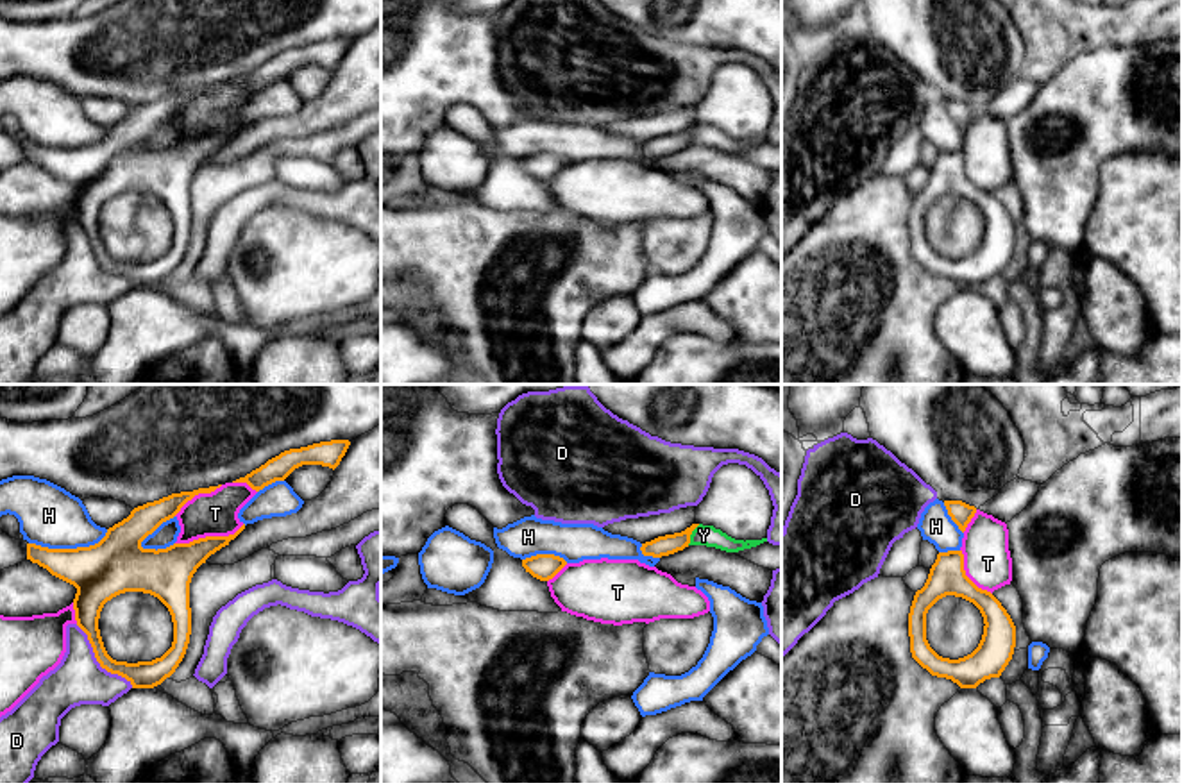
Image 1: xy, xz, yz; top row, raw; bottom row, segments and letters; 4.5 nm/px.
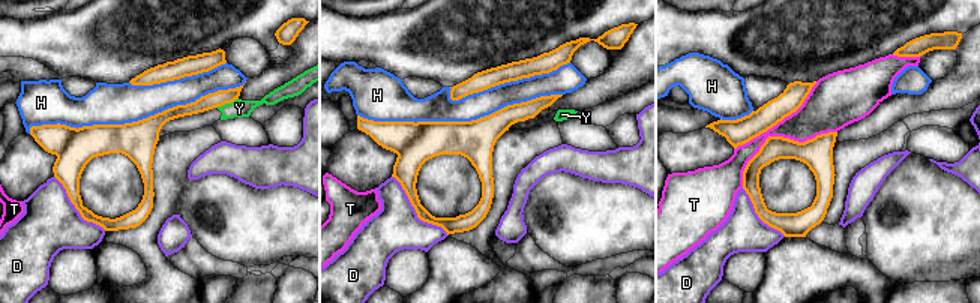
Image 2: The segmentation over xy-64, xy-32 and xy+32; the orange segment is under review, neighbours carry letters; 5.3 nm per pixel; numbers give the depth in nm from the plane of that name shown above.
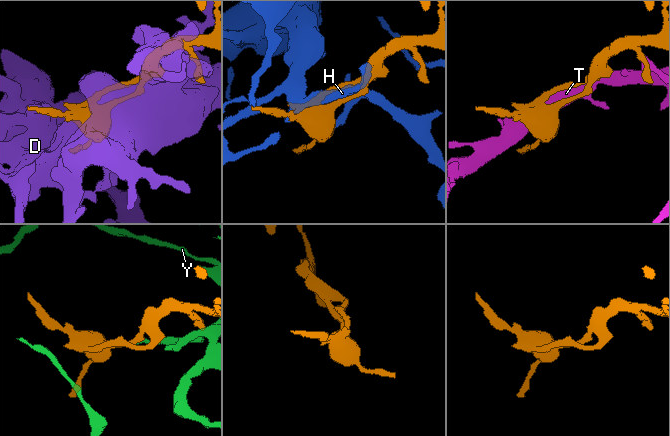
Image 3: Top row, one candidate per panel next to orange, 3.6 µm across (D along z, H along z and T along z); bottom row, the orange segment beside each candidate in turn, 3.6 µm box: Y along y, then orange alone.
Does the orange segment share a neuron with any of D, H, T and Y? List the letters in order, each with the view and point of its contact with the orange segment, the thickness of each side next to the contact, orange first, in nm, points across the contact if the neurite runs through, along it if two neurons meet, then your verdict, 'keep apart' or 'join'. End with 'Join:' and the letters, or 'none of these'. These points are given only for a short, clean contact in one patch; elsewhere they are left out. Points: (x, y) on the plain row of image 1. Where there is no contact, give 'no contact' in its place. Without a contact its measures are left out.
D: meets orange in xy at (97, 260); 130 nm thick on the orange side, 220 nm on the other; keep apart
H: meets orange in xy at (68, 149); 260 nm thick on the orange side, 280 nm on the other; keep apart
T: meets orange in xy at (210, 136); 220 nm thick on the orange side, 200 nm on the other; keep apart
Y: meets orange in xz at (691, 133); 90 nm thick on the orange side, 100 nm on the other; keep apart
Join: none of these

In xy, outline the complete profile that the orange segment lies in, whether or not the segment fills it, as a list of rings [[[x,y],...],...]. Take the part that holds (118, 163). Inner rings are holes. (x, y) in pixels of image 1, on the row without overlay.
[[[218,86],[198,88],[193,91],[181,91],[163,97],[154,102],[147,102],[131,111],[127,118],[107,129],[106,136],[89,147],[77,148],[48,148],[36,143],[27,143],[27,159],[46,168],[52,175],[73,184],[77,188],[73,198],[77,225],[88,234],[93,247],[95,257],[102,268],[111,274],[125,277],[132,288],[154,288],[170,277],[179,263],[182,261],[190,234],[191,234],[191,207],[190,207],[190,182],[197,168],[206,159],[229,145],[243,129],[245,123],[229,136],[206,136],[190,143],[173,143],[166,148],[143,148],[141,141],[152,134],[163,122],[173,118],[181,107],[198,93],[211,93]],[[125,191],[143,191],[157,197],[170,211],[173,222],[173,241],[172,247],[152,261],[116,261],[113,259],[102,241],[98,218],[104,204],[113,197]]]

